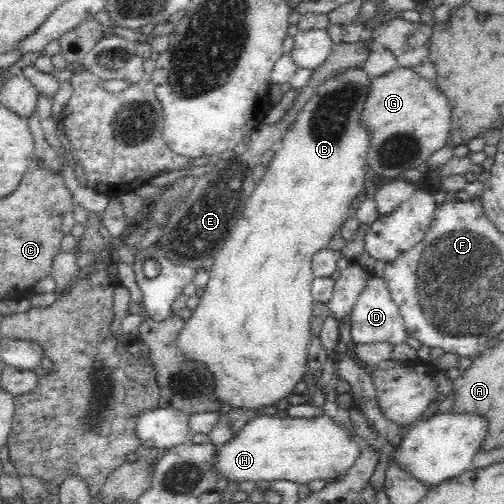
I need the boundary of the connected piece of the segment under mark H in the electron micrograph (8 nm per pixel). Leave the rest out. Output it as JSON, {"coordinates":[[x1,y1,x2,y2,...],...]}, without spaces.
{"coordinates":[[257,415,251,418,244,427,228,442,216,447,215,470,229,482,288,480,296,484,307,484,322,479,332,482,346,472,356,463,363,445,355,438,352,439,342,426,327,415,316,418,287,417,280,418,272,415]]}

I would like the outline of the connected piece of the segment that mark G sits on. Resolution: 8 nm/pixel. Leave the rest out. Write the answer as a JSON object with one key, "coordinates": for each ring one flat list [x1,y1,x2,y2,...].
{"coordinates":[[396,67,390,72,383,74,379,77,371,77,370,88,368,88,368,96,366,96,366,102,364,102,364,110,360,114,360,123,367,127,369,130,369,136,371,142,368,143,368,154,366,154,366,159,368,159,368,166,374,170,374,172,380,174,380,176,386,176,386,178,403,178,403,172,410,168,424,169,426,160,436,152,440,150,443,146,447,146,447,142,450,137,451,130,451,110,448,104,448,99,446,95,438,90,438,85,433,80,424,79,420,77,412,68,408,67]]}

